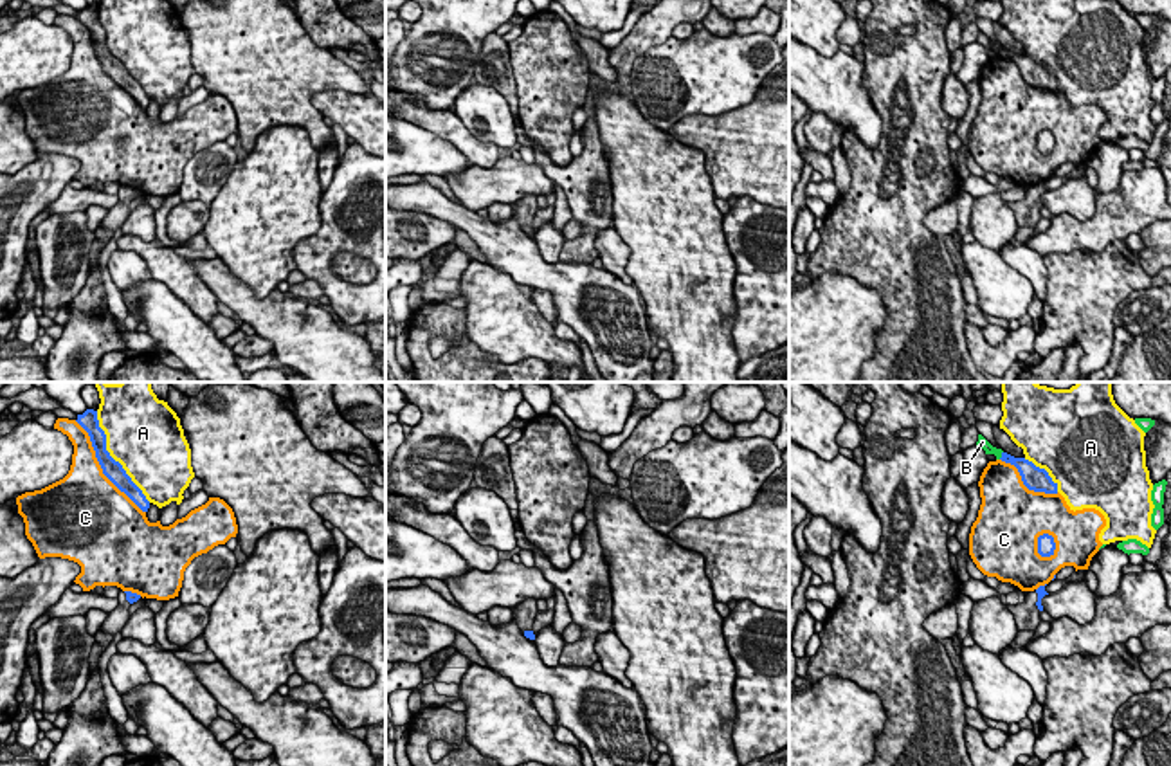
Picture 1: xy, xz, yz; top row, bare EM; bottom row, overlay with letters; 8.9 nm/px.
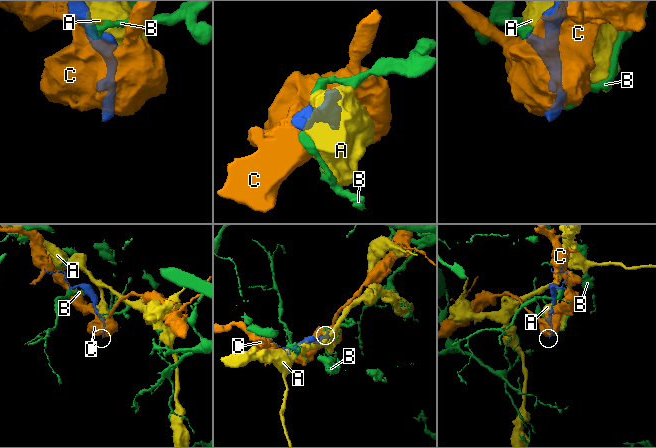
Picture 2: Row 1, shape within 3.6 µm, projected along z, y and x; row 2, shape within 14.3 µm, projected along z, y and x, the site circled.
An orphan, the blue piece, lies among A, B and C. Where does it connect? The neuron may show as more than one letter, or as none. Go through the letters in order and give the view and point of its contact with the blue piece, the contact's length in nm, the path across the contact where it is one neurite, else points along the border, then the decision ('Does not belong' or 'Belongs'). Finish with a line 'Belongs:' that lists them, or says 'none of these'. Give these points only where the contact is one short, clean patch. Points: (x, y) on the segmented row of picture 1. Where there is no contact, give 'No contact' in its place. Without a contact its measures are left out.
A: Touches blue at xy (110, 456). Shared border 950 nm. Does not belong
B: Touches blue at yz (1002, 455). Shared border 90 nm. Does not belong
C: Touches blue at xy (101, 467). Shared border 1050 nm. Does not belong
Belongs: none of these

